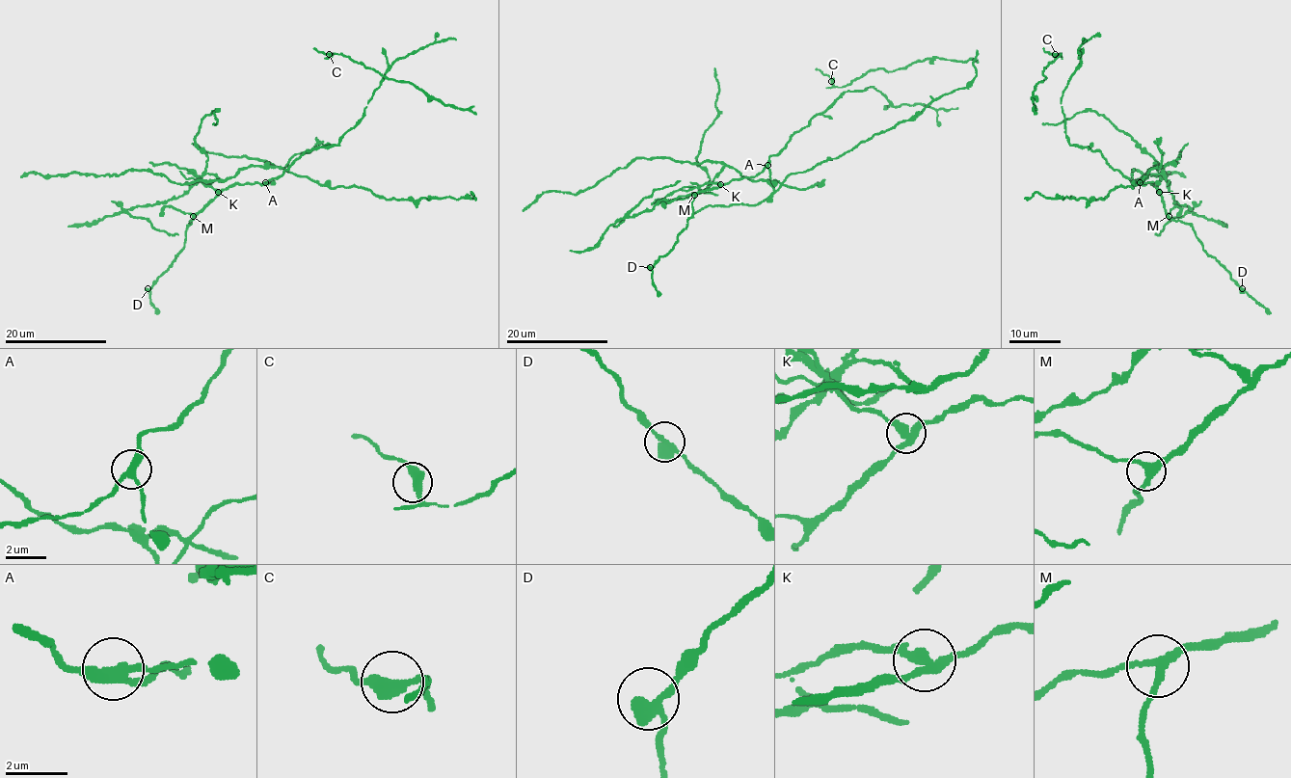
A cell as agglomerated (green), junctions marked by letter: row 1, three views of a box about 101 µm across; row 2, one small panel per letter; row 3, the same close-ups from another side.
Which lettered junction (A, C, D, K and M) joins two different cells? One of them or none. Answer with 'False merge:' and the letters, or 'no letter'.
False merge: K

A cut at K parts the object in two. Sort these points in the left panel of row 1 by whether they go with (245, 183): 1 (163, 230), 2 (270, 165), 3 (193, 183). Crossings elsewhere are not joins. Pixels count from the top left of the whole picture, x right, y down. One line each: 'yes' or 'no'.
1: no
2: no
3: no

